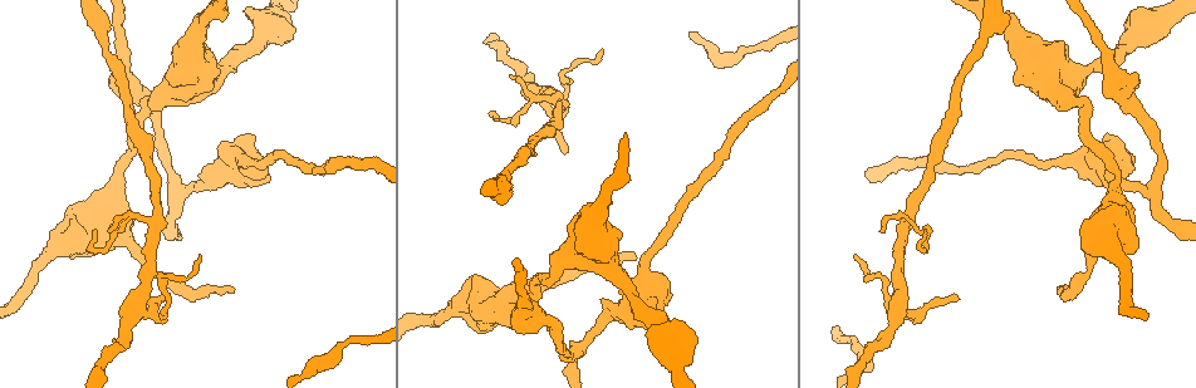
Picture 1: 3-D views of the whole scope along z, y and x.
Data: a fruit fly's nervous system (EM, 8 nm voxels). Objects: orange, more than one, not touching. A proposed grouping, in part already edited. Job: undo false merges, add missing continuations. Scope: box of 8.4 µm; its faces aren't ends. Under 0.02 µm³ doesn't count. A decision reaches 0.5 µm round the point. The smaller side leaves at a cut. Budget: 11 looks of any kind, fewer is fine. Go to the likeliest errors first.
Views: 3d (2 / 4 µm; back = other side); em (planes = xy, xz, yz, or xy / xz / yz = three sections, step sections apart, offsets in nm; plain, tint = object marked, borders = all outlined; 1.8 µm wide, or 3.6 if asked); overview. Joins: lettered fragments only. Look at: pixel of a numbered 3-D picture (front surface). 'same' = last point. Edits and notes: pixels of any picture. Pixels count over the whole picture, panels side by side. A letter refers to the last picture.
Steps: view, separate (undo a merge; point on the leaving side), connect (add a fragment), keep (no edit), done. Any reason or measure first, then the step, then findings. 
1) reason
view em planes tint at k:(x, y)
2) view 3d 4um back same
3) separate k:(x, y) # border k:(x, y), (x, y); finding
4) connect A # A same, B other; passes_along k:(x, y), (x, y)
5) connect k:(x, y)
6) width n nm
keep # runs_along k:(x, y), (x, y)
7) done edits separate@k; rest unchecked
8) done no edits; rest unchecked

an open end
view em planes borders at 1:(234, 288)

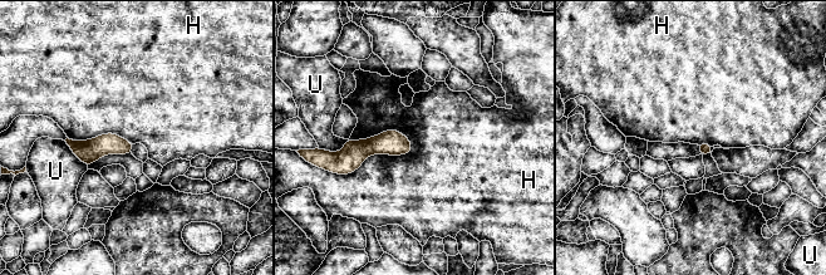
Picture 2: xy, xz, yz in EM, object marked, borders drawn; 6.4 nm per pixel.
keep # H other, U other; runs_along 2:(408, 145), (374, 145), (340, 155); no lettered fragment goes on from it

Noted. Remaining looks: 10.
view em yz step 8 borders at 1:(986, 34)

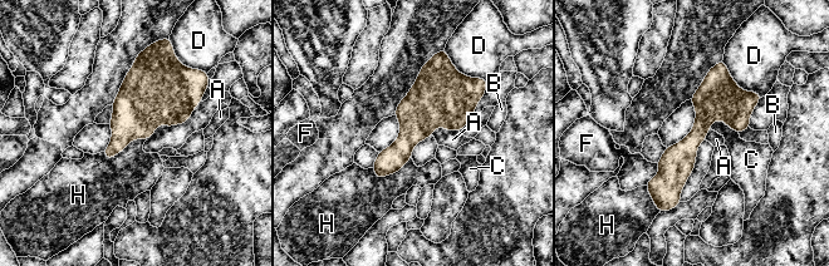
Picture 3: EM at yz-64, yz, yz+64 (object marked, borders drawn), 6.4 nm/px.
keep # A other, B other, C other, D other, F other, H other; one neuron here

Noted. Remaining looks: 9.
narrows sharply
view em planes borders at 1:(546, 319)

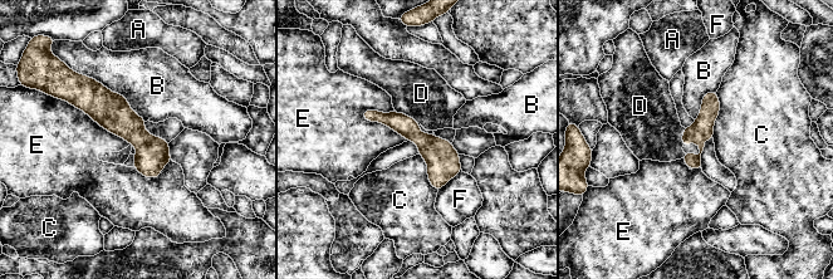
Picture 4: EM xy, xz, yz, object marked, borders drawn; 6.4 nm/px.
keep # A other, B other, C other, D other, E other, F other; border 4:(361, 113), (407, 140); all the same neuron

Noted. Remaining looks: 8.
a narrow waist
view em 3.6um yz step 8 borders at 1:(351, 337)

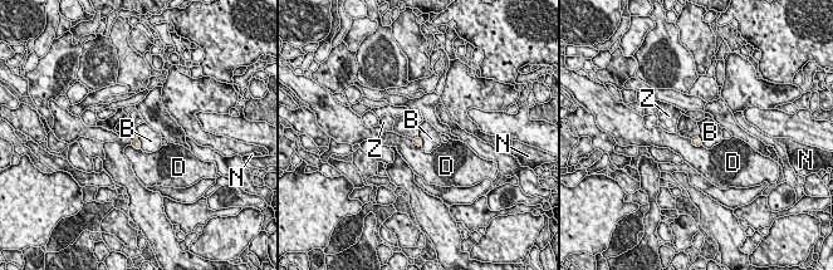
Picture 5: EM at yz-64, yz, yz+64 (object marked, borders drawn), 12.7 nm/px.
keep # B other, D other, N other, Z other; one neuron here

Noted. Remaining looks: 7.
done no edits; rest unchecked

